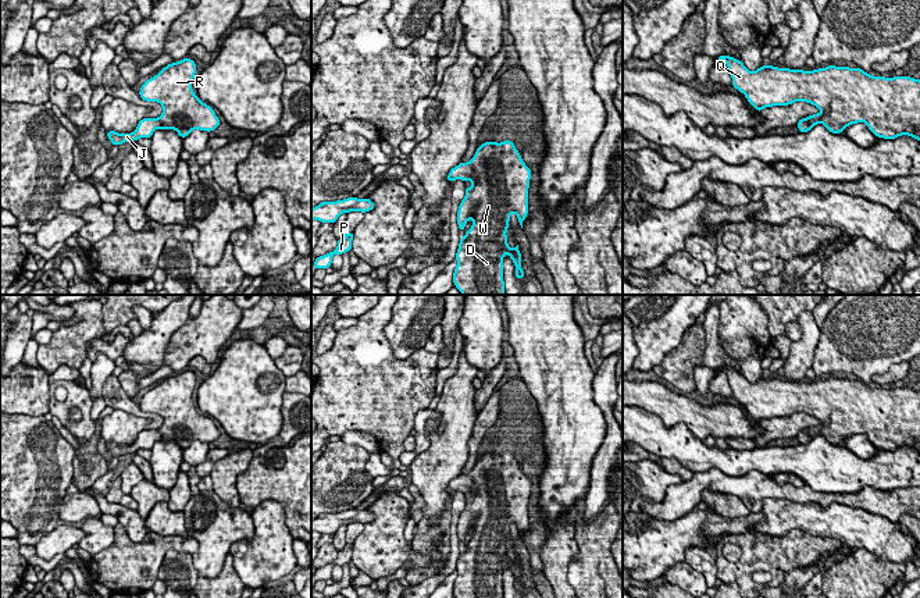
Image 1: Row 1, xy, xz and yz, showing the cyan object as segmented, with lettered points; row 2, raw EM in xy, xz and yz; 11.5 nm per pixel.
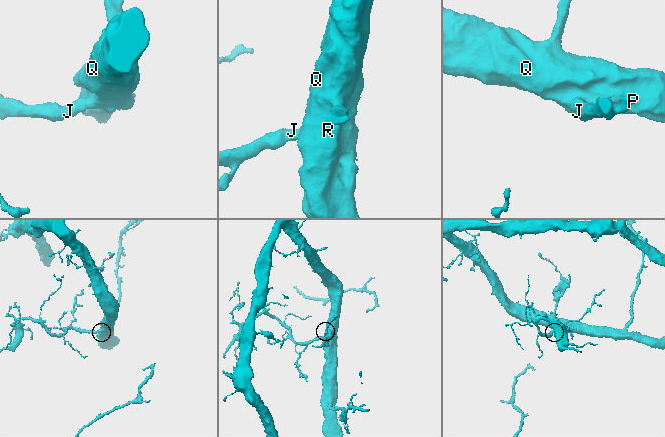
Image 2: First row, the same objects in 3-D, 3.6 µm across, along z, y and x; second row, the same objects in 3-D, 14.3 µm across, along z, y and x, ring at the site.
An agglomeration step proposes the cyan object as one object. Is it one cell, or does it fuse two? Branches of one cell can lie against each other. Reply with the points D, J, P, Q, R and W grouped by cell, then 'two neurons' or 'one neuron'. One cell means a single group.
groups D J P Q R W; one neuron

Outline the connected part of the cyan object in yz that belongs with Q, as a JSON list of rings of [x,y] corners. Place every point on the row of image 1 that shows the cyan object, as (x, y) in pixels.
[[[717,56],[718,63],[725,61],[728,72],[732,78],[732,86],[745,95],[748,102],[762,111],[766,107],[788,106],[794,102],[806,102],[821,111],[798,121],[799,132],[807,132],[814,125],[823,124],[830,132],[841,134],[846,127],[857,122],[866,122],[869,129],[878,138],[896,139],[898,136],[907,135],[920,142],[920,79],[910,76],[871,76],[860,68],[835,67],[819,68],[813,71],[778,68],[773,65],[764,67],[762,64],[756,71],[749,71],[742,61],[730,56]]]

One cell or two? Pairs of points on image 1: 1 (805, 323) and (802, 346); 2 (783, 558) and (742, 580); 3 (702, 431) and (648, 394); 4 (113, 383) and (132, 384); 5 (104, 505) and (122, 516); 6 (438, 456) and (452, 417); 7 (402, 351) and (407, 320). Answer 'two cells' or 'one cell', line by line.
1: one cell
2: one cell
3: one cell
4: two cells
5: one cell
6: one cell
7: one cell

